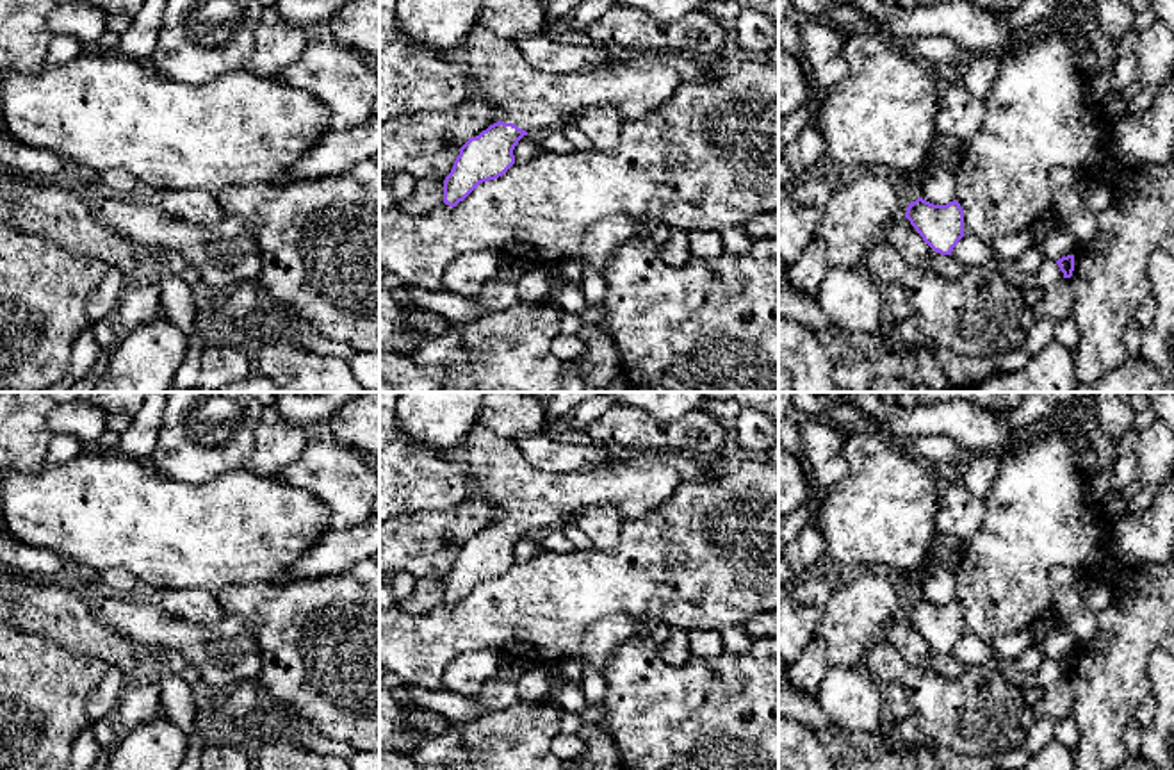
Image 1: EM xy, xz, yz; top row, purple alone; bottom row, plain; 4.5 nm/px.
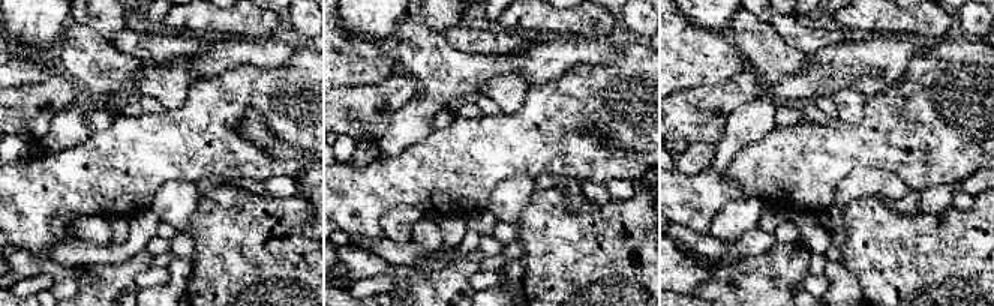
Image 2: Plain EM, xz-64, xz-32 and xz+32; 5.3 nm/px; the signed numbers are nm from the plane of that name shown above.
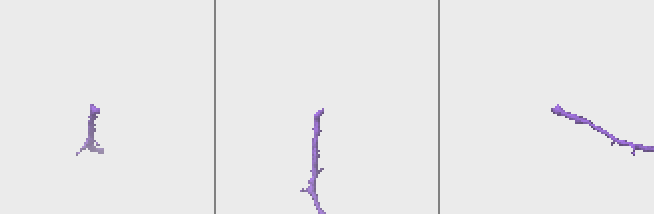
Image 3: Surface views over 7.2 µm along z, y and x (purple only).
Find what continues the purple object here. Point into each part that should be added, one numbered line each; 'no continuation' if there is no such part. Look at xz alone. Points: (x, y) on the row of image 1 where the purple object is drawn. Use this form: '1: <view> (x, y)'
1: xz (533, 100)

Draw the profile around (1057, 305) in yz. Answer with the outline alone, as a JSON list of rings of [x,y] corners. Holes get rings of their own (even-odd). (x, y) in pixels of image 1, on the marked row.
[[[1069,278],[1058,280],[1037,305],[1030,307],[1023,348],[1035,356],[1053,342],[1055,326],[1072,314],[1072,287]]]

